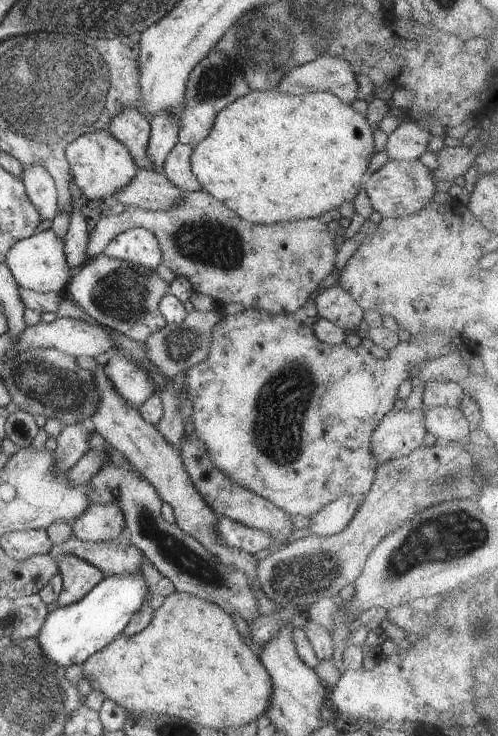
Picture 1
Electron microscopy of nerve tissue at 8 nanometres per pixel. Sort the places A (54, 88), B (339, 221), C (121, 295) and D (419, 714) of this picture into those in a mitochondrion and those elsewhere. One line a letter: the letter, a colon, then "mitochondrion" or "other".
A: mitochondrion
B: other
C: mitochondrion
D: other

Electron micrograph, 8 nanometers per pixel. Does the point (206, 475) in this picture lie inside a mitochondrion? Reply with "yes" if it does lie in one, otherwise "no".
no

